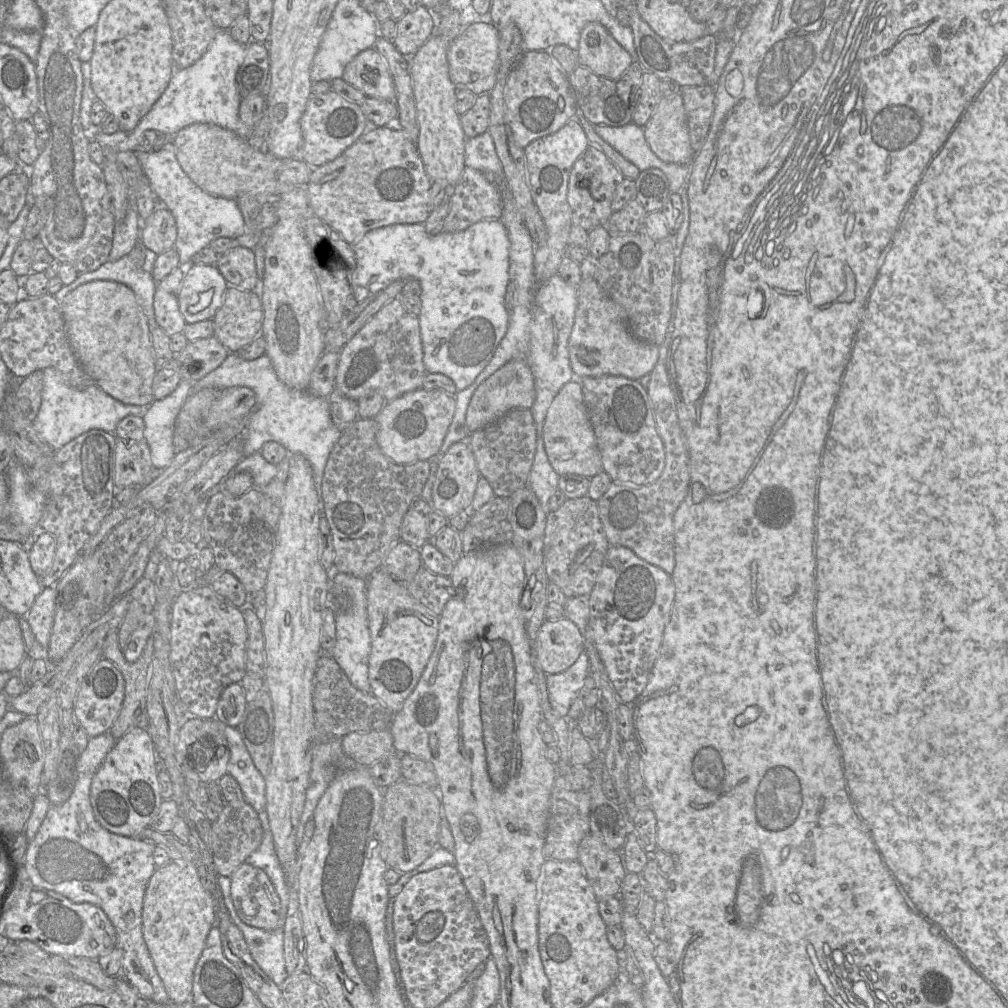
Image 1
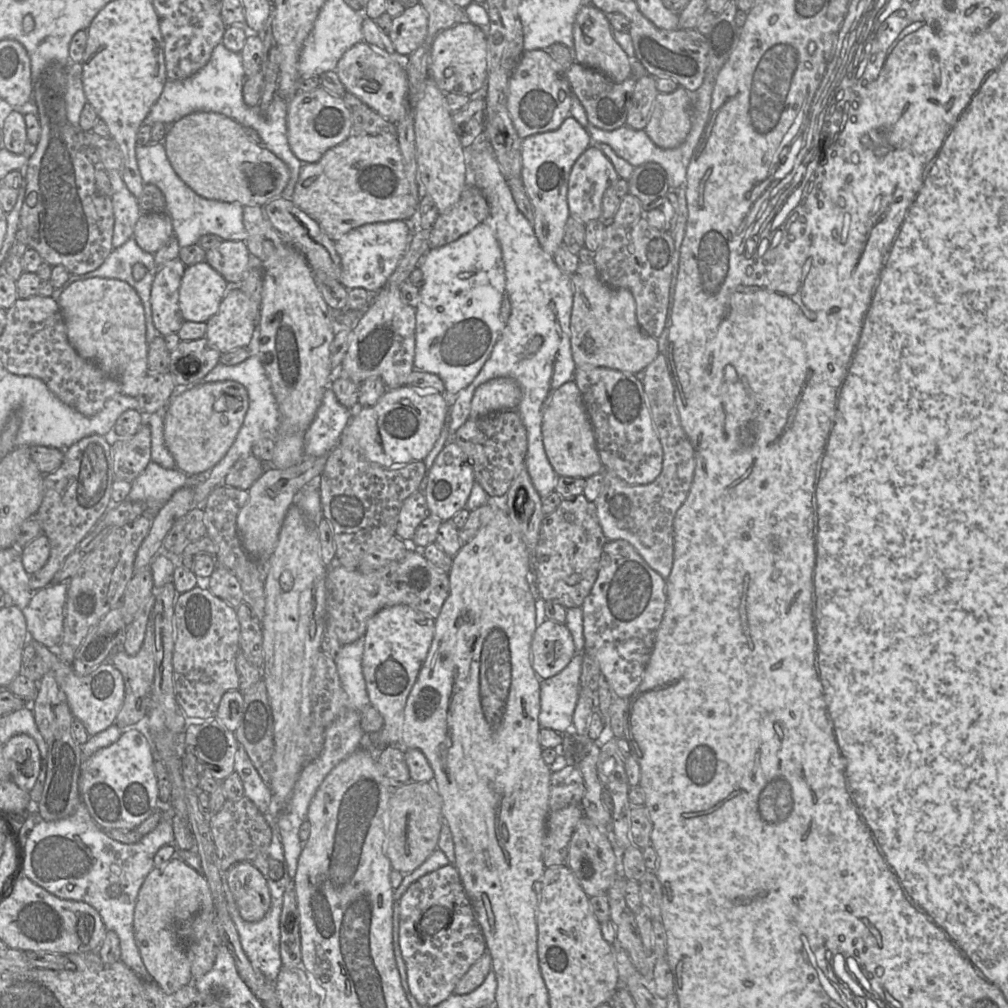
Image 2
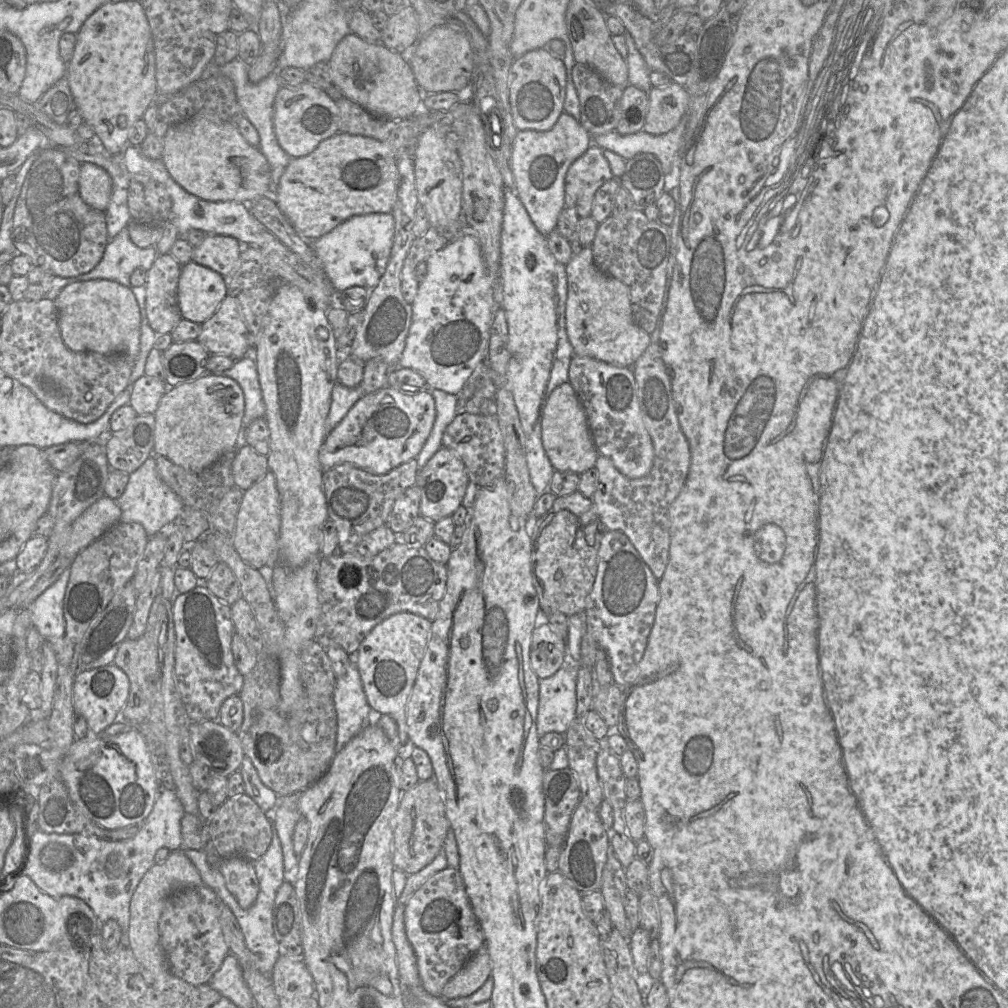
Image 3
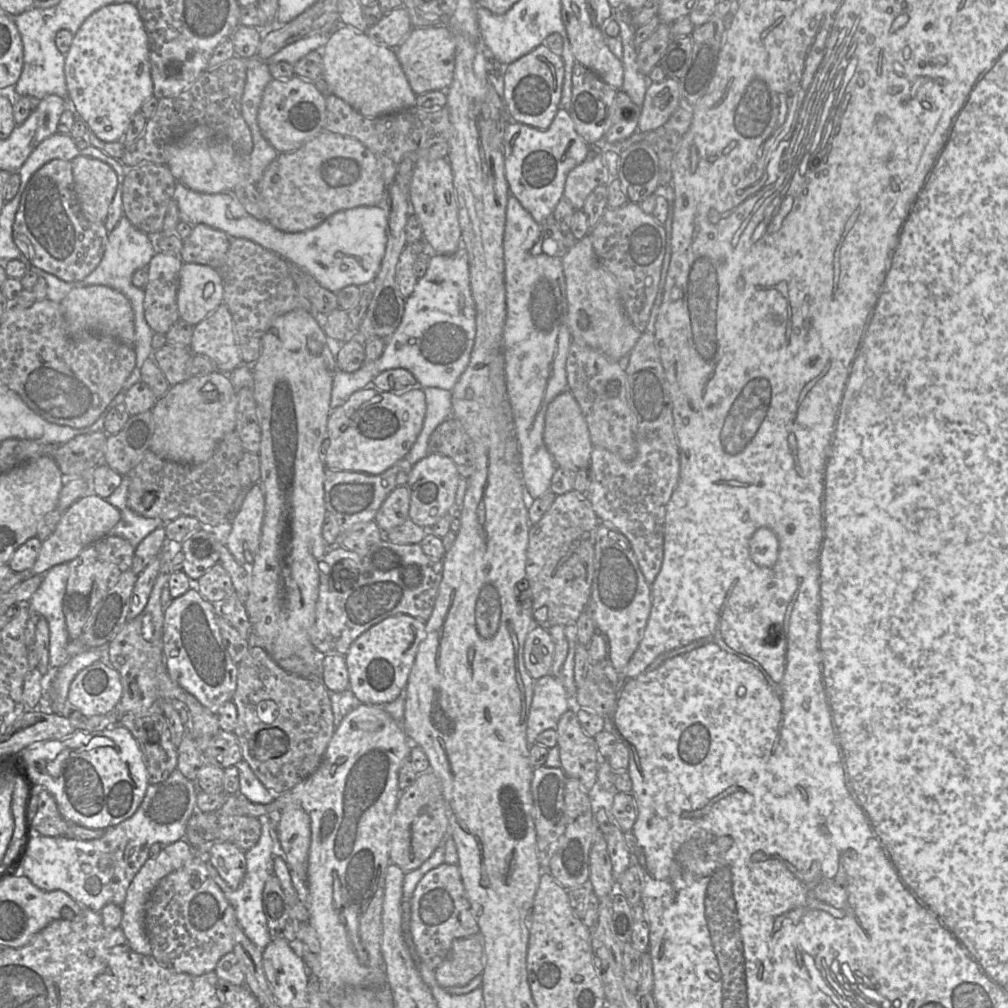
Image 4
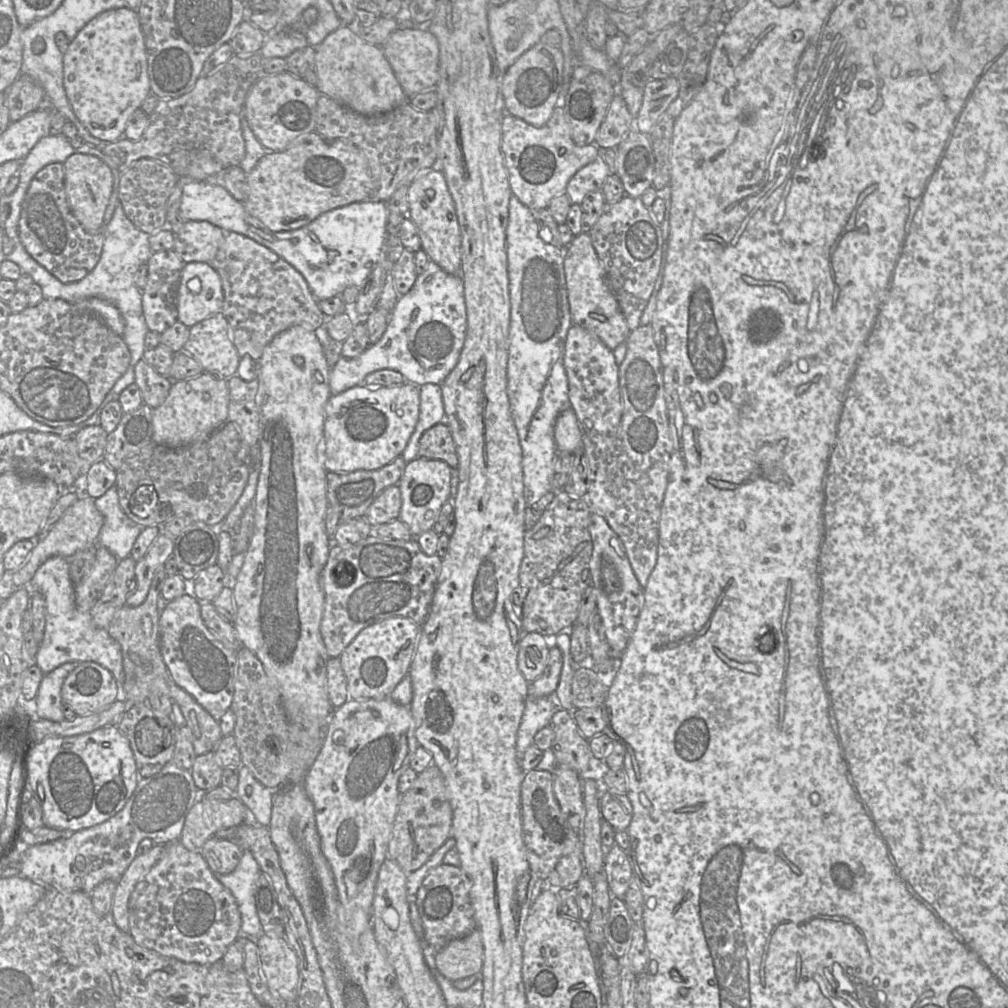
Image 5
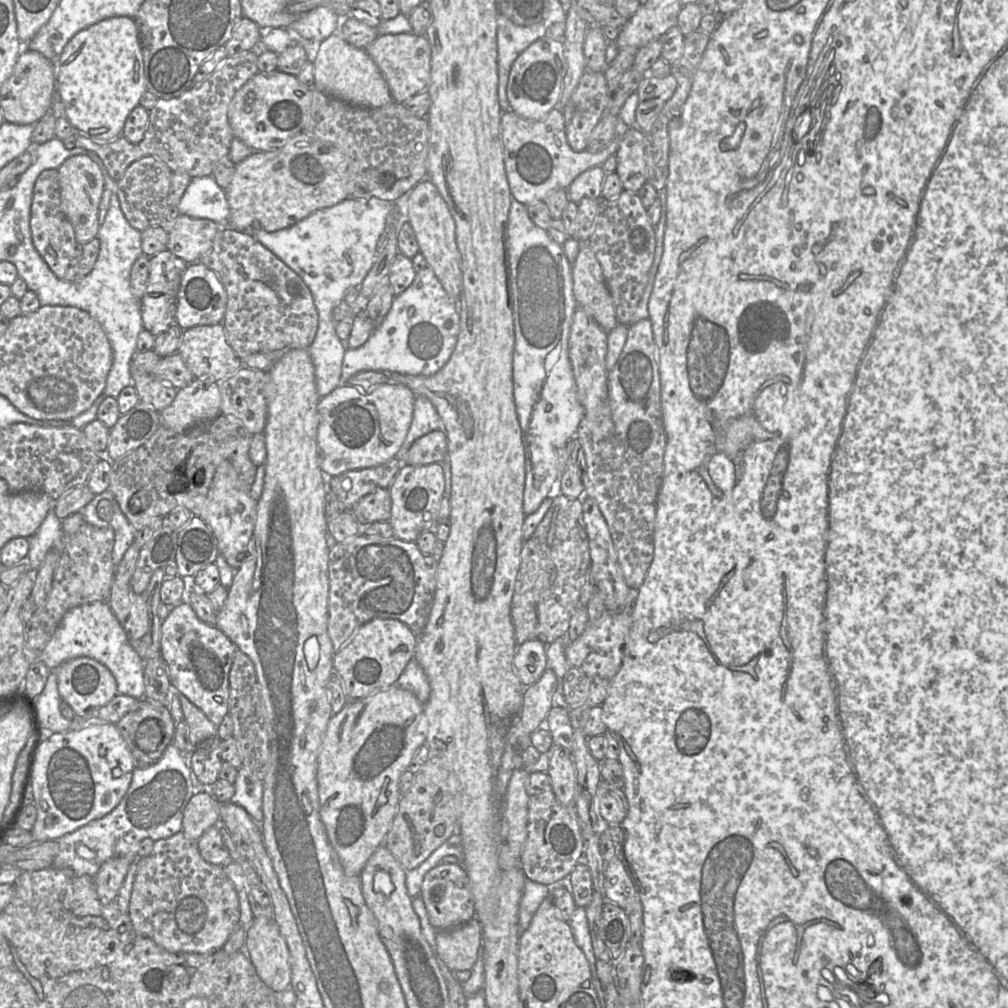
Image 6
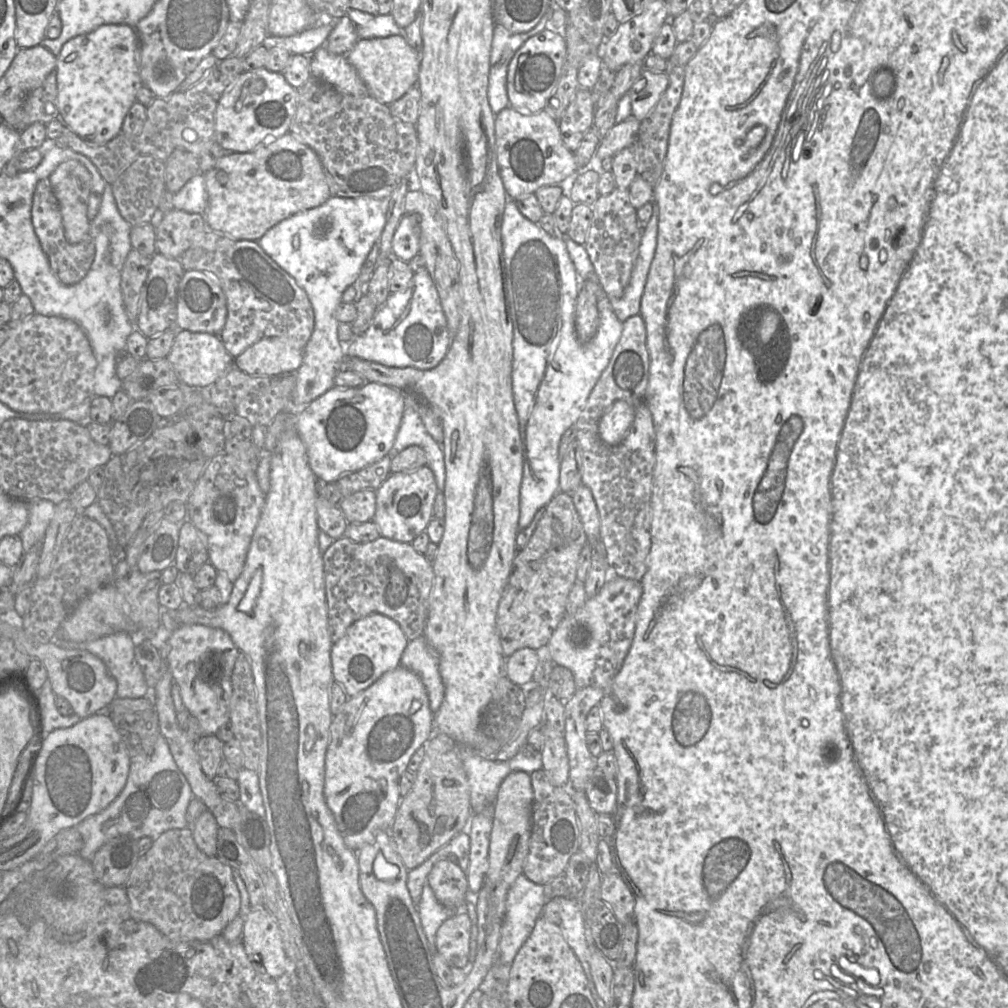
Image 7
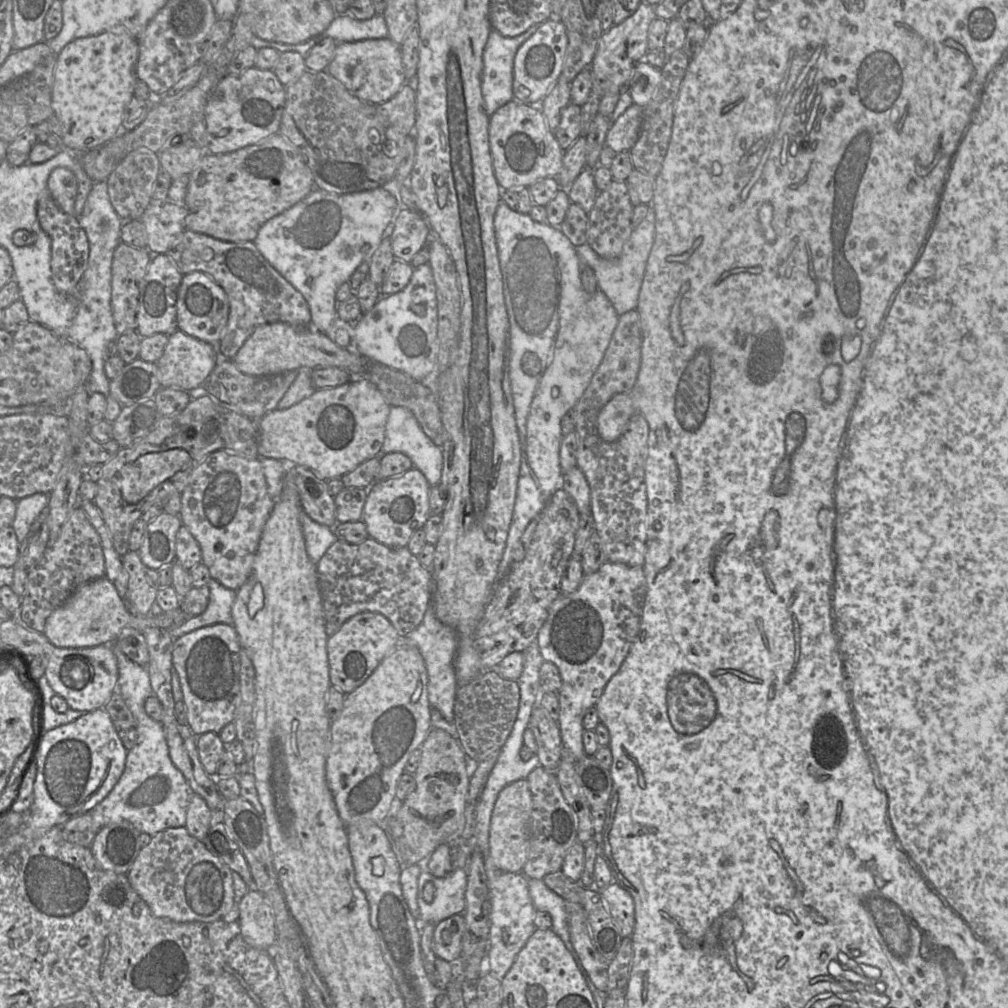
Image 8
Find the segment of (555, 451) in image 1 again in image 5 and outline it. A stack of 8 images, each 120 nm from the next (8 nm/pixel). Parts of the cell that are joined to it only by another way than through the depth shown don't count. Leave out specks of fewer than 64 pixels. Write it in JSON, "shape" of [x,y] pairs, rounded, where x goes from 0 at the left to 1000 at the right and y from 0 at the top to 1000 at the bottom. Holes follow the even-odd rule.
{"shape":[[[566,404],[556,410],[550,423],[554,449],[569,450],[578,447],[578,429]]]}

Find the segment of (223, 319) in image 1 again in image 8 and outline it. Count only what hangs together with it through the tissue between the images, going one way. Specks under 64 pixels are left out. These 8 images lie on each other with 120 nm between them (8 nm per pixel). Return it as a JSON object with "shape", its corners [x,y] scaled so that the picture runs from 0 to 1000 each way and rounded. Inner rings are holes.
{"shape":[[[177,326],[168,333],[161,353],[154,359],[160,385],[188,388],[201,382],[218,355],[214,341],[197,337]]]}

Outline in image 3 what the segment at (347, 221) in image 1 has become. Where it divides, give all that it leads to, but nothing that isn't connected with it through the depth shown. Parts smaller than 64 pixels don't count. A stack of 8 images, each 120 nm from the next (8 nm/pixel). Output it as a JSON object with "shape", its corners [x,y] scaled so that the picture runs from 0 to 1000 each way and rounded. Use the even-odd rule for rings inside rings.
{"shape":[[[334,131],[306,154],[289,157],[276,183],[274,202],[294,231],[312,239],[352,213],[386,212],[396,182],[392,154],[370,137]]]}

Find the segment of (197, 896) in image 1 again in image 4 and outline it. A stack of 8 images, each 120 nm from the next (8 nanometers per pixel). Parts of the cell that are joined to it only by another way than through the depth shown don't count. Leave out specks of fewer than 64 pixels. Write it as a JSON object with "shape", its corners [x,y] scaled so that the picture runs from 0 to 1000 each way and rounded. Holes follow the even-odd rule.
{"shape":[[[185,832],[177,833],[163,839],[155,851],[148,851],[132,871],[126,882],[124,894],[122,898],[119,899],[121,902],[119,921],[133,944],[144,948],[148,948],[151,945],[150,937],[144,921],[146,898],[151,885],[160,872],[183,859],[186,855],[190,853],[192,849],[193,842],[187,834]]]}

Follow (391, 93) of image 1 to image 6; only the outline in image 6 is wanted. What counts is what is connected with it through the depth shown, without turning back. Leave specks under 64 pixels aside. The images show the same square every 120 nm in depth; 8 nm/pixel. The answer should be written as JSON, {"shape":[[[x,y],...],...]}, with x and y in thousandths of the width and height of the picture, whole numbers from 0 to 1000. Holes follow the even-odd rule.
{"shape":[[[329,34],[318,42],[311,64],[311,87],[315,90],[361,107],[375,107],[391,100],[379,72],[362,49],[345,44],[336,34]]]}

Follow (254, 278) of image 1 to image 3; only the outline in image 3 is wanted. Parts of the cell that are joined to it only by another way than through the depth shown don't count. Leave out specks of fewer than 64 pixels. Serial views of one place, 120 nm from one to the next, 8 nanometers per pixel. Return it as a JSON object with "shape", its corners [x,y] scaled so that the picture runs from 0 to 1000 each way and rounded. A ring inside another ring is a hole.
{"shape":[[[206,232],[198,243],[192,245],[190,259],[223,275],[235,268],[239,247],[240,243],[230,234]]]}

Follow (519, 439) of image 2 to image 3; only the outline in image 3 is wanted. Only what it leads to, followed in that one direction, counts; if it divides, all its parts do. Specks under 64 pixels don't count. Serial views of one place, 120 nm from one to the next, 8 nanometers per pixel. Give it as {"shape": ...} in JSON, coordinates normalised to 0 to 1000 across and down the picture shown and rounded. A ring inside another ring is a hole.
{"shape":[[[454,409],[439,430],[438,442],[449,446],[455,452],[466,478],[474,483],[488,483],[501,474],[501,443],[492,412]]]}

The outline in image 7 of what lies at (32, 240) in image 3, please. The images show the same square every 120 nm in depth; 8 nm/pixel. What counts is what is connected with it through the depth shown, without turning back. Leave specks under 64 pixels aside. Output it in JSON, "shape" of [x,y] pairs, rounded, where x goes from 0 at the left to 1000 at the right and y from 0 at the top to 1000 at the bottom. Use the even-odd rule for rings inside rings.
{"shape":[[[49,176],[40,179],[36,185],[32,203],[32,221],[42,247],[48,255],[51,269],[58,279],[63,283],[73,283],[79,280],[93,259],[94,237],[88,233],[76,242],[70,242],[66,239],[59,200],[54,192]]]}

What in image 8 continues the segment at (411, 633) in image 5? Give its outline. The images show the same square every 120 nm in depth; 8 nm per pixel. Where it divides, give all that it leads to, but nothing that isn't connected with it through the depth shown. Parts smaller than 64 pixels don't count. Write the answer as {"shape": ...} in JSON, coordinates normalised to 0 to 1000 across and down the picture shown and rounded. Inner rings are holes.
{"shape":[[[362,606],[349,611],[324,635],[328,680],[341,688],[349,687],[362,677],[398,636],[399,633],[393,623],[378,608]]]}

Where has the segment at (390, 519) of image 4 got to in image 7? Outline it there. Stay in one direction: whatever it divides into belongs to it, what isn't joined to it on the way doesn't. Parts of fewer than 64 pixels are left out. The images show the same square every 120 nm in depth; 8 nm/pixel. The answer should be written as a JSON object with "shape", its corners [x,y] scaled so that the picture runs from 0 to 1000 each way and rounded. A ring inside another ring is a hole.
{"shape":[[[361,485],[341,492],[335,502],[347,520],[369,517],[373,507],[373,486]]]}

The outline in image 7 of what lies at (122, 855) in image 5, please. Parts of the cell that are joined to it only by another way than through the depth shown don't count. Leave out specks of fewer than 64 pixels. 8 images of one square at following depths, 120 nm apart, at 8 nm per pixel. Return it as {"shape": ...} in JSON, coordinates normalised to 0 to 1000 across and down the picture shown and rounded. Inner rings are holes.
{"shape":[[[161,729],[157,731],[150,749],[129,753],[126,776],[120,787],[104,803],[75,819],[82,832],[78,848],[87,854],[115,829],[127,828],[133,832],[149,830],[154,833],[167,823],[187,820],[185,805],[192,789],[186,773],[176,761],[164,732]]]}

